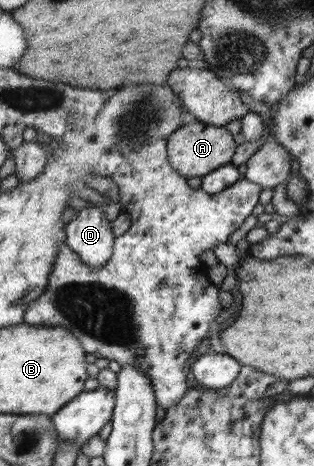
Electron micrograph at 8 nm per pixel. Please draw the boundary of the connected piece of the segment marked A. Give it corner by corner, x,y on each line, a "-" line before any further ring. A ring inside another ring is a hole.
197,119
185,123
166,138
166,149
170,166
181,177
203,177
214,170
232,163
231,158
238,146
233,141
233,133
222,126
202,123

